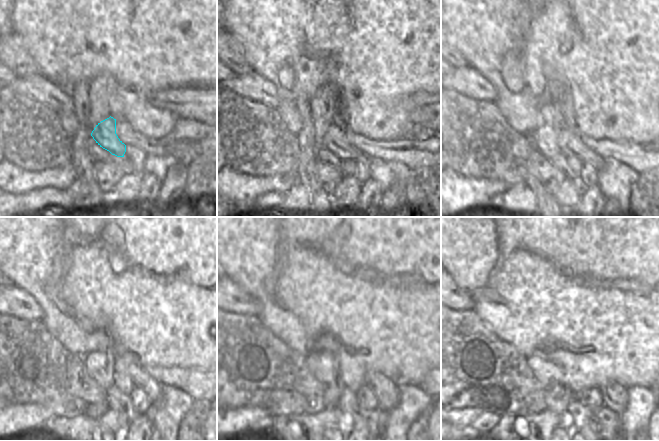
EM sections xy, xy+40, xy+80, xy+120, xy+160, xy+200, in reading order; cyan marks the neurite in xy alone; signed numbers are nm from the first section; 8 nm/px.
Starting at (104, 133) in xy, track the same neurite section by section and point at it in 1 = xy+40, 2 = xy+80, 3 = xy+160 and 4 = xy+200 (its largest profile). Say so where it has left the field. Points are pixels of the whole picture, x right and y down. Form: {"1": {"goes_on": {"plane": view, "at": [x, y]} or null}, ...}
{"1": {"goes_on": {"plane": "xy+40", "at": [335, 140]}}, "2": {"goes_on": {"plane": "xy+80", "at": [570, 144]}}, "3": {"goes_on": {"plane": "xy+160", "at": [387, 392]}}, "4": {"goes_on": {"plane": "xy+200", "at": [615, 397]}}}

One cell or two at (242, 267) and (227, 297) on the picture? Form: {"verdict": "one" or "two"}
{"verdict": "two"}

